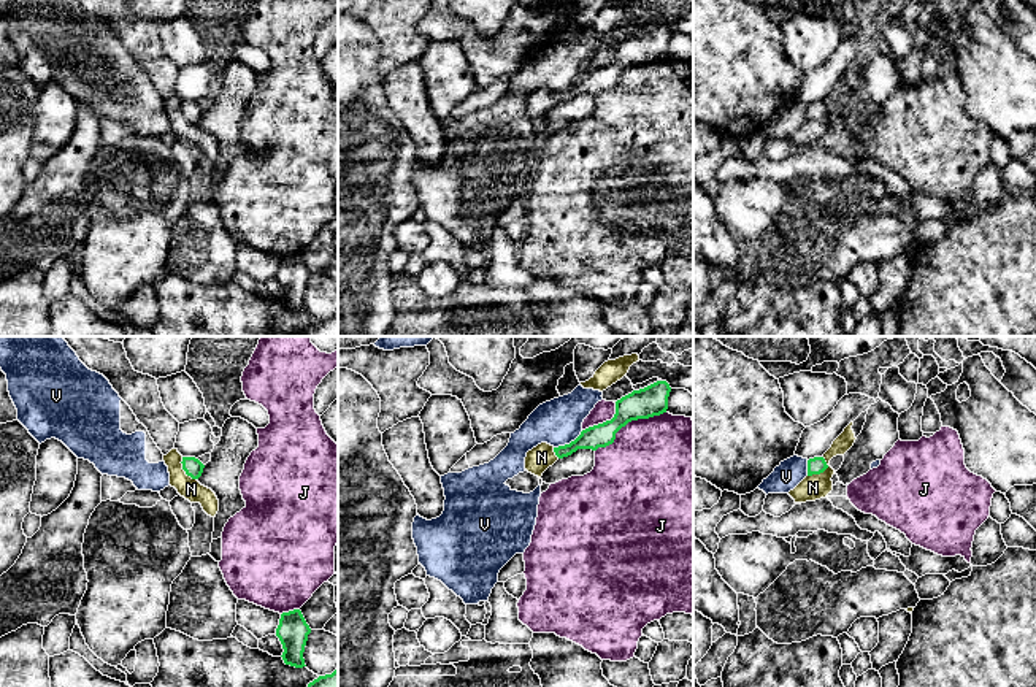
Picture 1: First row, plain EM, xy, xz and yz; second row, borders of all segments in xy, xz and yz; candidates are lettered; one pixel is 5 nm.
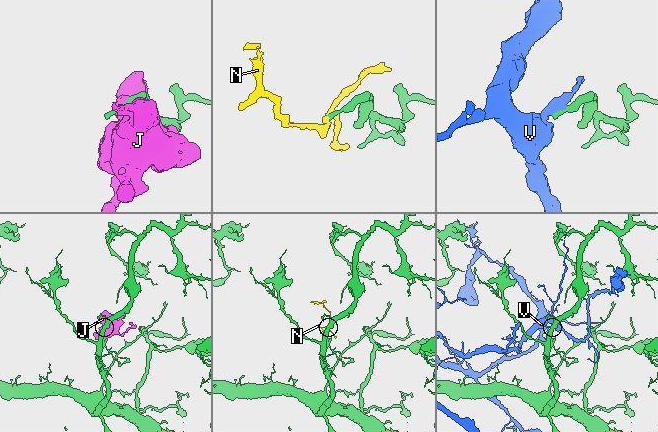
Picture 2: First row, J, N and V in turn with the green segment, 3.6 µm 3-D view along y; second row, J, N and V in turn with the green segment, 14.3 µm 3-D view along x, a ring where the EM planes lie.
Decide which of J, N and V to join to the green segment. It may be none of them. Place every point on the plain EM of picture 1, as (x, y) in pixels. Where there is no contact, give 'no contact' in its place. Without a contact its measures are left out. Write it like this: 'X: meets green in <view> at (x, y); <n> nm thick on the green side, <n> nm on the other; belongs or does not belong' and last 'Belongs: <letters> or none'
J: meets green in xz at (627, 67); 160 nm thick on the green side, 460 nm on the other; does not belong
N: meets green in yz at (822, 116); 90 nm thick on the green side, 130 nm on the other; does not belong
V: meets green in xz at (570, 88); 120 nm thick on the green side, 240 nm on the other; does not belong
Belongs: none

